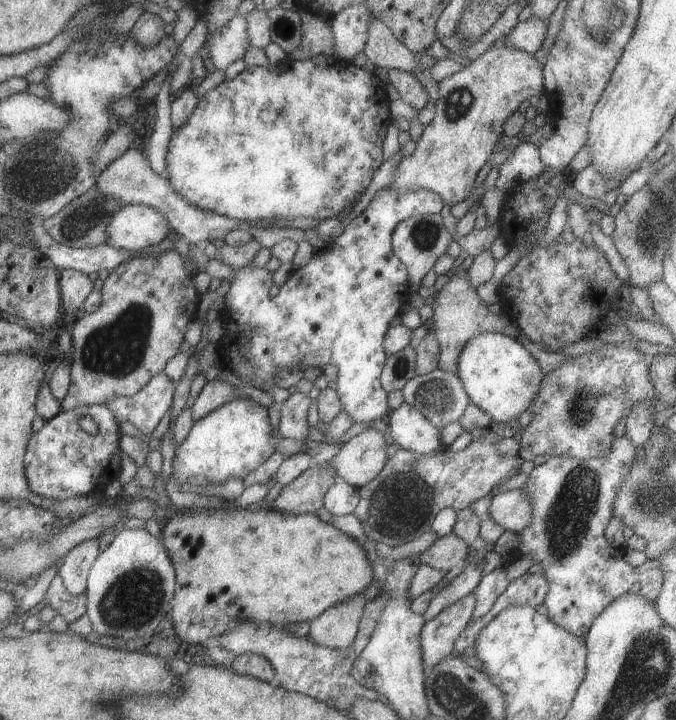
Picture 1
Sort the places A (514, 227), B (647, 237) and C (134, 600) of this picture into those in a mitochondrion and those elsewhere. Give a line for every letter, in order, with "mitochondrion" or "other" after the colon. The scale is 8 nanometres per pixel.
A: other
B: mitochondrion
C: mitochondrion

